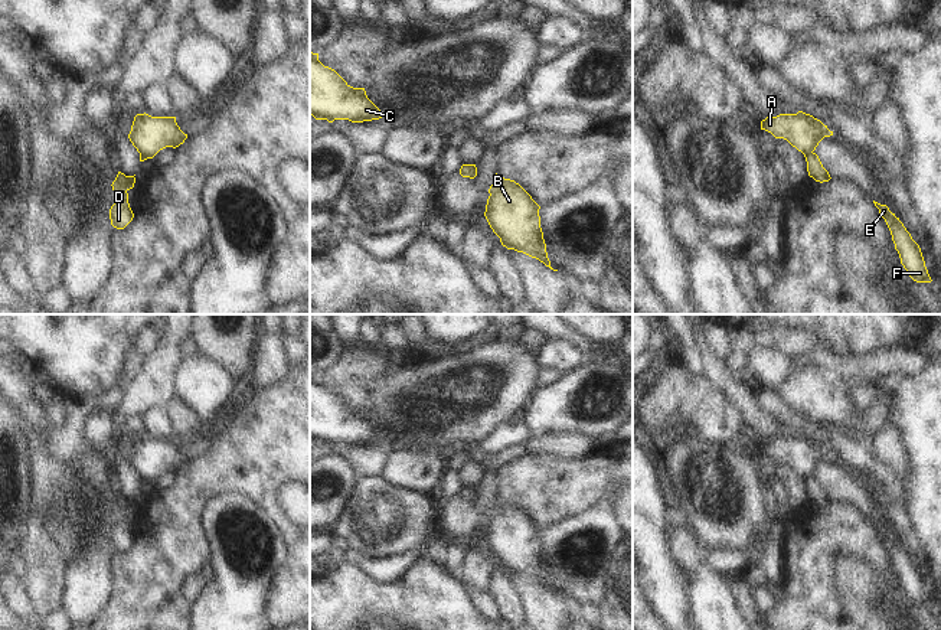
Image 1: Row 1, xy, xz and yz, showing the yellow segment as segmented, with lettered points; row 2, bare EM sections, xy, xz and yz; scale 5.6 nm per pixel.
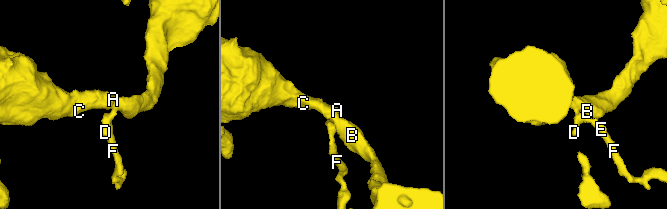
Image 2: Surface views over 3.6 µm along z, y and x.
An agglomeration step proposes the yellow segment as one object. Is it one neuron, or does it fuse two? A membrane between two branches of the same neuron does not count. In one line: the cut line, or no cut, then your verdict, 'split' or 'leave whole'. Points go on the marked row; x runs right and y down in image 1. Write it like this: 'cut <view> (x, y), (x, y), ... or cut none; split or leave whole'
cut yz (812, 152), (804, 156); split

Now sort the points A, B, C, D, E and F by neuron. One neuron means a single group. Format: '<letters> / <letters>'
A B C / D E F

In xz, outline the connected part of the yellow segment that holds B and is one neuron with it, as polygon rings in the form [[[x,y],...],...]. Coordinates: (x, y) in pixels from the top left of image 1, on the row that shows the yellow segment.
[[[497,173],[489,193],[484,216],[501,245],[536,258],[553,270],[540,228],[540,206],[519,183]]]

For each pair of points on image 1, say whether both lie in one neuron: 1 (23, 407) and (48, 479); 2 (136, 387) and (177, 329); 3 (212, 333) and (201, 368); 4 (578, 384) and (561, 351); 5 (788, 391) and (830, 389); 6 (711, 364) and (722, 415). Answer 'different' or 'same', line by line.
1: same
2: same
3: different
4: different
5: same
6: different

